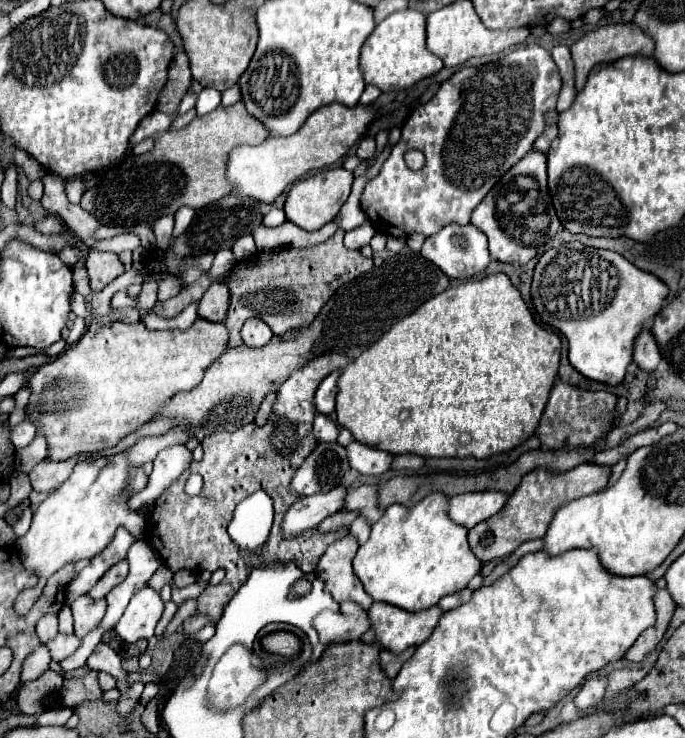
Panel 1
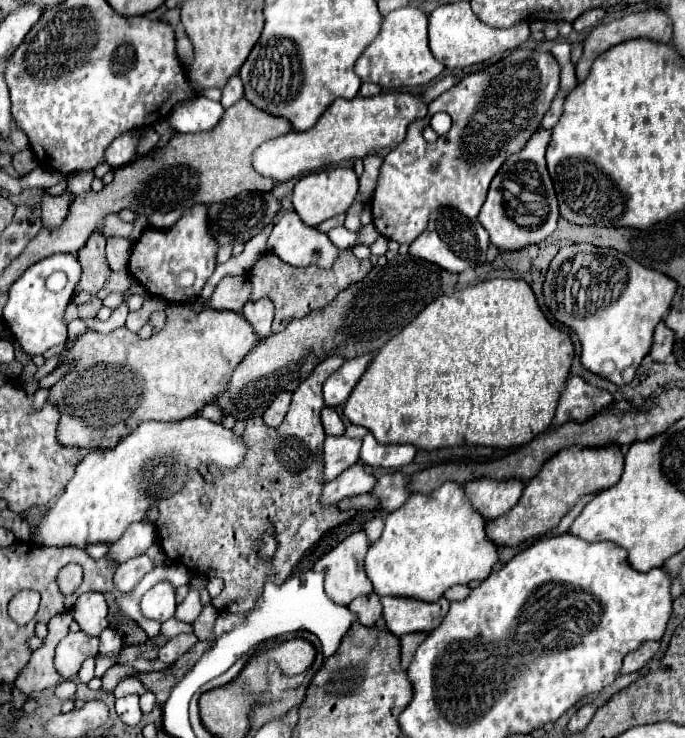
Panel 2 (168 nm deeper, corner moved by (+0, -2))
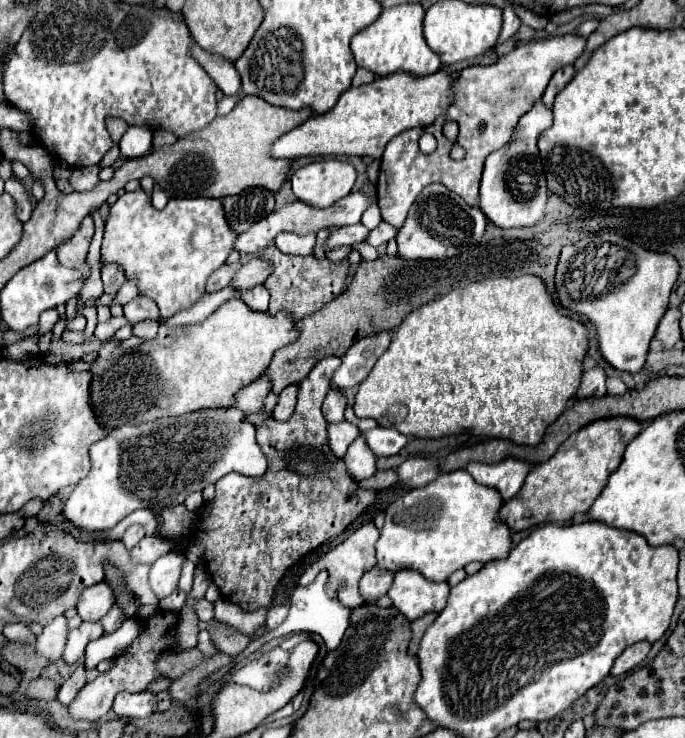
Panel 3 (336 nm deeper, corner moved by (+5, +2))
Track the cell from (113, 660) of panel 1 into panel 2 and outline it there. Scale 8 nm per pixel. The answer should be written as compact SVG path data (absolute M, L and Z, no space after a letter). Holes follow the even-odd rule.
M107 628L101 632L99 642L99 654L113 654L121 648L121 634L115 628Z

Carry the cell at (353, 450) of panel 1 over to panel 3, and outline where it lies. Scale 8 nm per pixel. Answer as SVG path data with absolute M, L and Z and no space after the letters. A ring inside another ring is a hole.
M382 426L366 430L364 438L366 438L368 448L378 458L382 458L382 456L386 458L386 456L398 454L406 446L406 442L408 442L408 438L404 434L400 434L398 430L394 430L394 428L382 428Z

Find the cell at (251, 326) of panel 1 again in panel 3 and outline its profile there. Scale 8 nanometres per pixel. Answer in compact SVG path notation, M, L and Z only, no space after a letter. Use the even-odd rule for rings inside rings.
M262 284L256 286L256 288L252 288L252 290L242 292L240 298L242 298L242 302L248 304L248 308L254 310L254 312L266 312L266 310L268 310L270 294L268 294L268 290L266 290Z

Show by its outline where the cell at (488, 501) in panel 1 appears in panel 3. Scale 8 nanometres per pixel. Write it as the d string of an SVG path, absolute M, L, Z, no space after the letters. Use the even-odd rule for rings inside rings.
M506 458L498 464L480 464L480 462L470 462L466 466L466 472L482 486L488 486L488 488L496 488L502 496L502 500L510 500L514 498L528 472L530 472L530 466L526 462L520 462L520 460L514 460L514 458Z

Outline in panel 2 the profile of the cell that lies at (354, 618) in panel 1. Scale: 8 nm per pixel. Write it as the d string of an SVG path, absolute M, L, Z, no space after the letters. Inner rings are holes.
M375 592L367 594L367 596L357 596L351 604L349 604L349 610L357 614L359 622L363 626L373 626L379 616L381 616L381 602L379 602L379 596Z

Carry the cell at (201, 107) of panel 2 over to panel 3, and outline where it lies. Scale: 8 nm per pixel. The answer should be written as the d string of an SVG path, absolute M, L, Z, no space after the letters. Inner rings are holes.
M238 94L238 96L234 96L234 98L226 98L226 96L224 96L224 98L216 104L216 116L226 116L240 98L242 98L242 94Z

